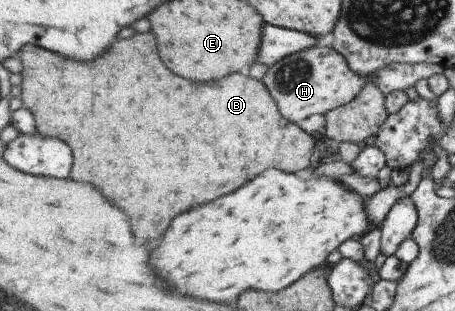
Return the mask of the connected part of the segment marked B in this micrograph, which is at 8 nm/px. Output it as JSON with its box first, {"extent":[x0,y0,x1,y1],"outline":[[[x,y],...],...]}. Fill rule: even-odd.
{"extent":[17,33,316,245],"outline":[[[137,33],[131,39],[117,41],[105,55],[93,61],[67,59],[41,47],[23,47],[19,59],[23,71],[17,105],[33,115],[34,129],[43,136],[67,139],[77,147],[77,175],[73,179],[93,183],[107,199],[123,209],[127,207],[125,203],[139,201],[139,213],[133,213],[133,229],[137,237],[155,245],[161,243],[161,237],[177,215],[237,191],[267,167],[297,173],[314,165],[316,135],[309,135],[297,123],[283,119],[275,99],[261,81],[245,79],[239,73],[221,79],[221,83],[183,79],[161,61],[153,33]]]}

